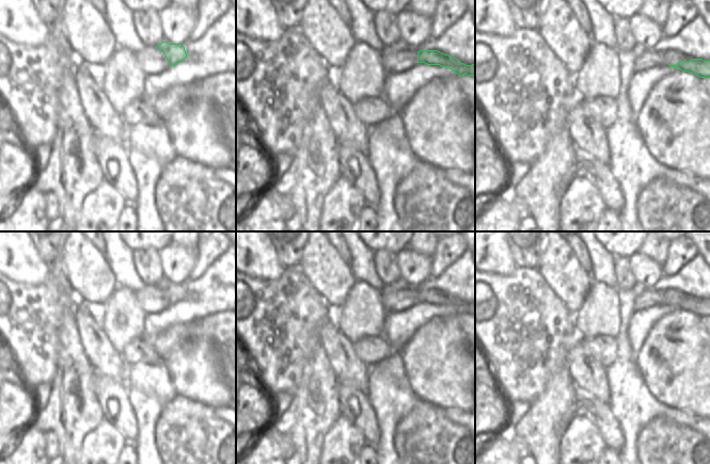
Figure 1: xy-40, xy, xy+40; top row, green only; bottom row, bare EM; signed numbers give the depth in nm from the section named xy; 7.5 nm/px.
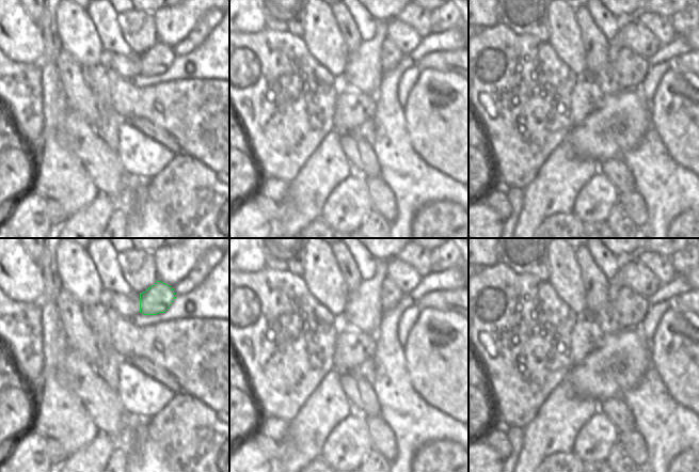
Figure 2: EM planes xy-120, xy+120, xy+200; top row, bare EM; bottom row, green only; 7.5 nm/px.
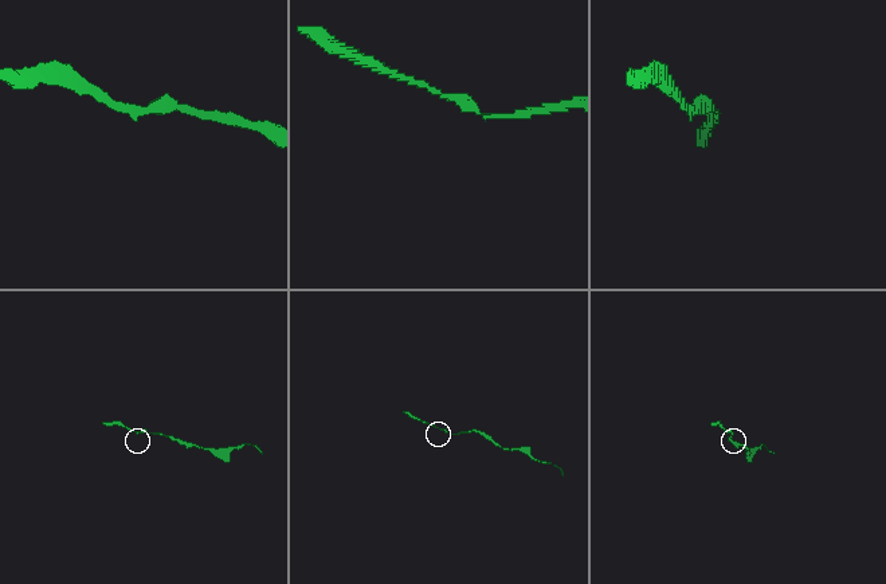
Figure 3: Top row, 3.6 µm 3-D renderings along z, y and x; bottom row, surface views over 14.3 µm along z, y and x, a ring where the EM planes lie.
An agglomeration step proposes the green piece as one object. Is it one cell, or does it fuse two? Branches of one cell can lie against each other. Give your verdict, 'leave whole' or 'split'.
leave whole

